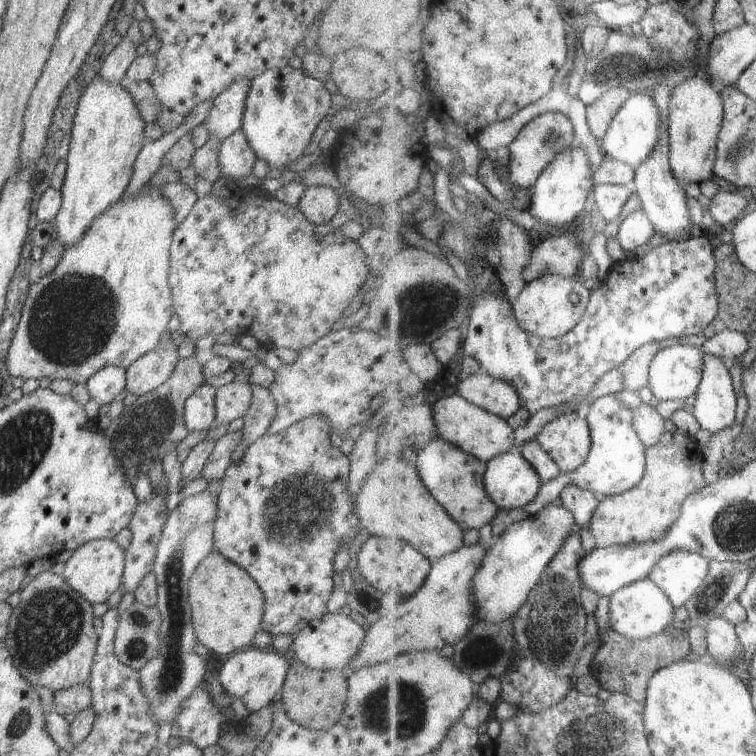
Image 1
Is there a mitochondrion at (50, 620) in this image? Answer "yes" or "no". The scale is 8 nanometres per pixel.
yes

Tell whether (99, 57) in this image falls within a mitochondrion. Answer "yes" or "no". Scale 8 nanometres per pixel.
no

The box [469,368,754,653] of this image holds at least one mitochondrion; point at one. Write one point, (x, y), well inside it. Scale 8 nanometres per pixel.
(707, 601)

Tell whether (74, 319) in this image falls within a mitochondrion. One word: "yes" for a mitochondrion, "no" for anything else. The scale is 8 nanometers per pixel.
yes

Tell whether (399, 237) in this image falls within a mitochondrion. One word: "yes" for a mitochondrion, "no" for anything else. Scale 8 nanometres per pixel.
no

